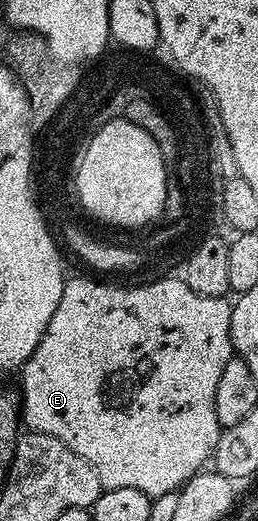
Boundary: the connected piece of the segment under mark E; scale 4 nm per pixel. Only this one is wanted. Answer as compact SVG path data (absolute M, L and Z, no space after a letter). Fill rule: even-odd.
M182 278L159 279L156 283L147 283L144 287L114 287L111 283L98 283L95 279L71 279L63 284L61 302L58 303L49 325L37 345L37 349L21 368L23 391L21 390L21 419L28 432L40 431L49 437L57 437L77 457L89 461L99 478L103 489L141 489L141 493L152 497L164 495L170 491L179 491L187 480L204 470L203 462L210 460L221 434L217 421L215 398L217 381L221 381L221 372L233 358L231 345L231 309L232 304L226 298L201 297L189 289Z

